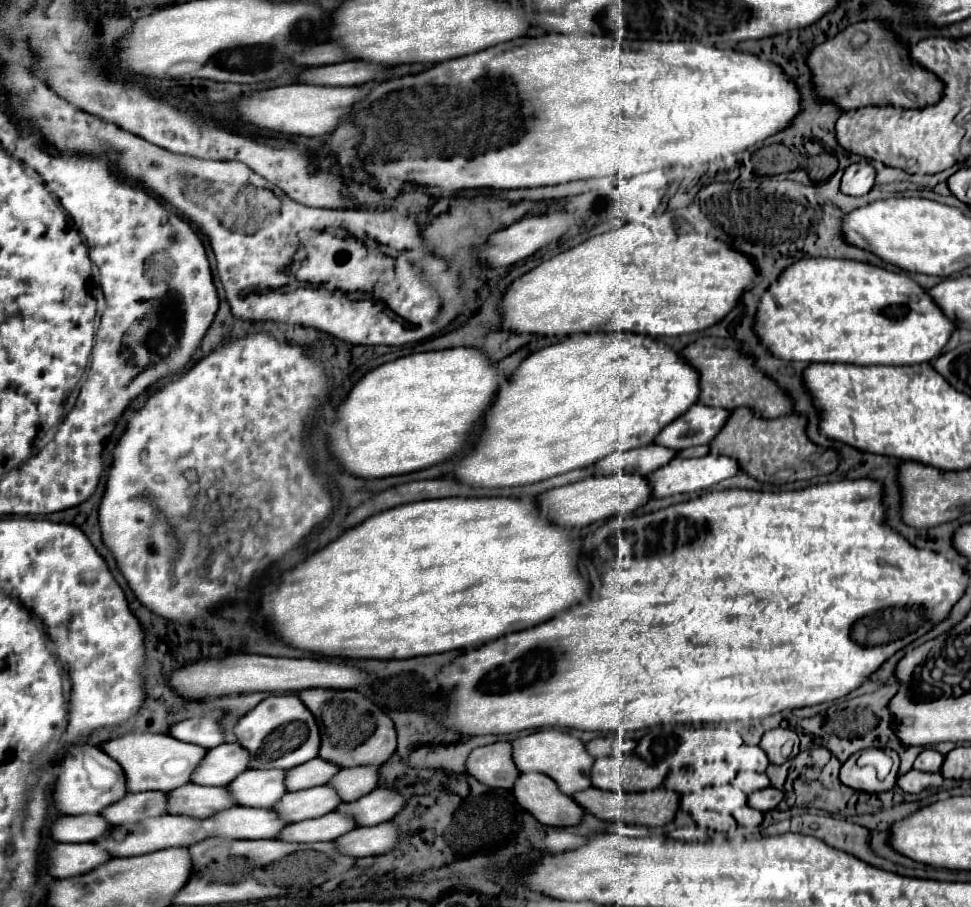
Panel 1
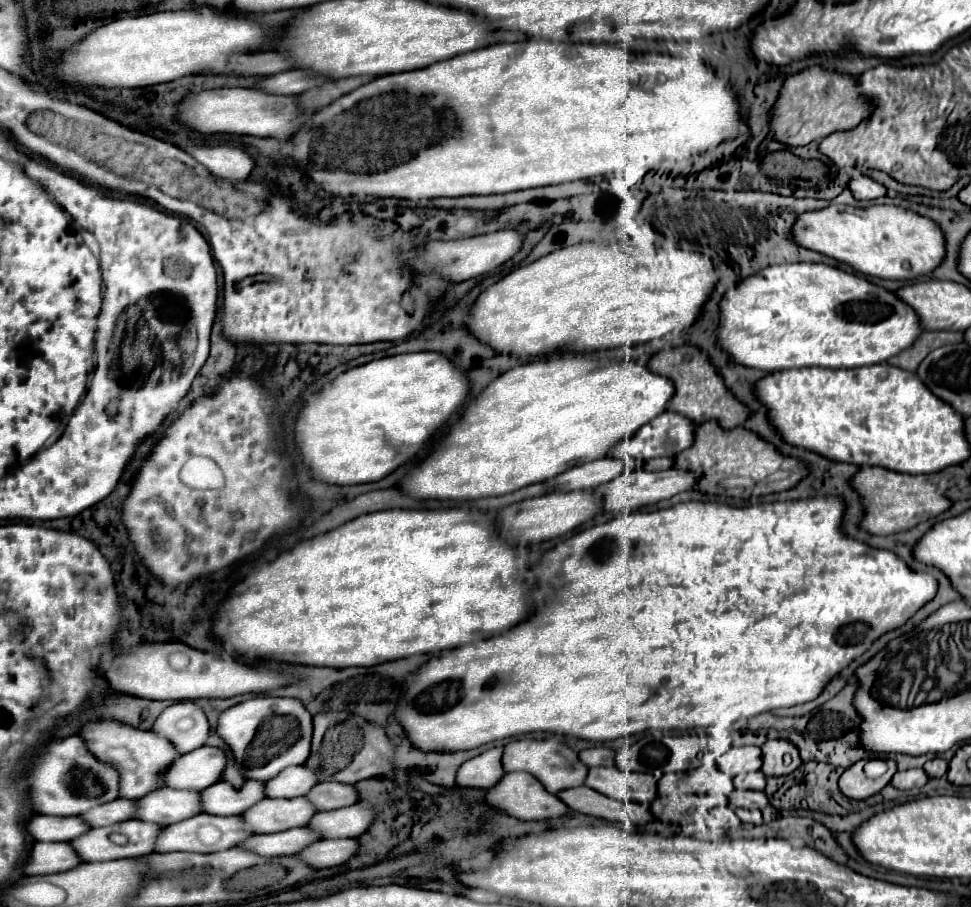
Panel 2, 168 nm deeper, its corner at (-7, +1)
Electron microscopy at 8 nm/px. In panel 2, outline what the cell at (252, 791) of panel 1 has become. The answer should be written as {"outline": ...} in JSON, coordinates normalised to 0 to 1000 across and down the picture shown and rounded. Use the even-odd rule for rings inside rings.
{"outline":[[[253,860],[247,871],[235,862],[222,862],[210,869],[210,895],[220,900],[247,900],[260,886],[272,880],[272,864],[266,860]]]}

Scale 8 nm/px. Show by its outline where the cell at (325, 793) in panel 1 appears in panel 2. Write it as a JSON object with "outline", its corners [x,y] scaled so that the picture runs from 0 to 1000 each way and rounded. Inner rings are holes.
{"outline":[[[309,878],[299,882],[280,882],[272,880],[268,886],[262,886],[255,891],[255,895],[249,895],[251,904],[255,904],[255,913],[264,920],[280,920],[280,917],[292,917],[297,913],[313,911],[317,904],[325,897],[321,886]]]}

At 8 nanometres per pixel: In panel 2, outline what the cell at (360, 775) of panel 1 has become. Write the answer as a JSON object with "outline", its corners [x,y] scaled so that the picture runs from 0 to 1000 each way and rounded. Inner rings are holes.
{"outline":[[[348,862],[325,864],[315,878],[317,878],[317,882],[321,882],[321,886],[325,886],[327,895],[348,893],[348,891],[360,889],[369,882],[369,875],[363,867],[348,864]]]}

